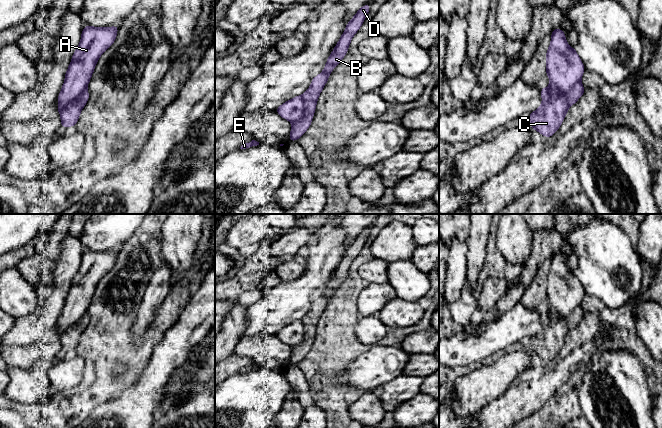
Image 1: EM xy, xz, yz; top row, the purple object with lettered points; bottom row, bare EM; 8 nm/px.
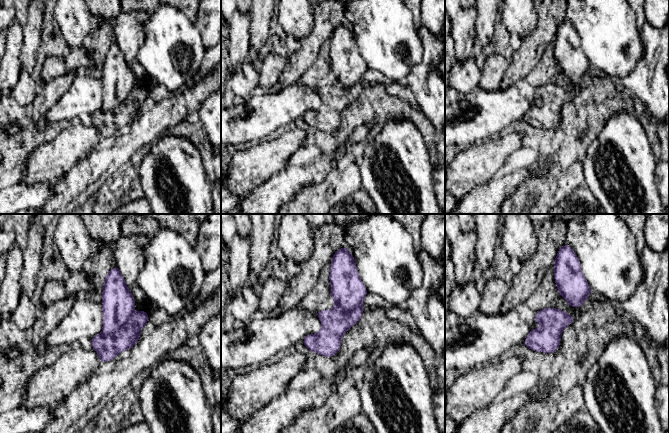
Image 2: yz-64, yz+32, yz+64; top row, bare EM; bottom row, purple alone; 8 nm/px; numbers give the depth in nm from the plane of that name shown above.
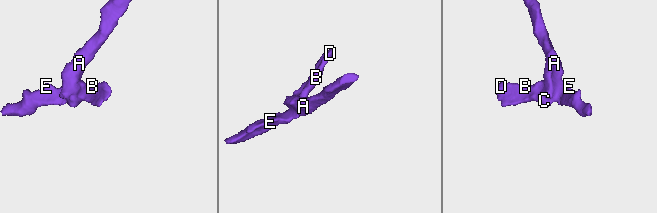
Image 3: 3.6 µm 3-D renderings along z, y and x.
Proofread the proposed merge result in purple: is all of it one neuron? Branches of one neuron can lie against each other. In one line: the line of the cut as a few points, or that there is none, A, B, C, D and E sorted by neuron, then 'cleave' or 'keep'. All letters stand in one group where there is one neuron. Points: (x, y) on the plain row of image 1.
cut in yz along (579, 305), (565, 317), (553, 317), (548, 312); A / B C D E; cleave

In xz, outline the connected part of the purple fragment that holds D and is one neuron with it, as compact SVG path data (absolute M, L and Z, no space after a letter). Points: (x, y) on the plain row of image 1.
M370 227L365 228L347 247L344 257L341 259L331 279L327 282L327 287L324 294L319 299L312 302L311 310L302 318L301 321L304 325L303 342L292 347L292 353L288 365L297 365L310 351L315 337L318 321L328 305L329 299L334 291L339 288L343 281L347 278L351 263L362 250L369 234Z

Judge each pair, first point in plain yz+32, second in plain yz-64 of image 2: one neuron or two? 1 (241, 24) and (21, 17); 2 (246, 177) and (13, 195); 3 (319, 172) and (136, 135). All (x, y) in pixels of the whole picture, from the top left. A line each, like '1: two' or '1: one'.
1: two
2: two
3: one

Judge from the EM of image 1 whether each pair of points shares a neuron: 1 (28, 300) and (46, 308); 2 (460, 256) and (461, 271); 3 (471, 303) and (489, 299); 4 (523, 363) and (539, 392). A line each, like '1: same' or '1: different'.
1: different
2: same
3: different
4: different

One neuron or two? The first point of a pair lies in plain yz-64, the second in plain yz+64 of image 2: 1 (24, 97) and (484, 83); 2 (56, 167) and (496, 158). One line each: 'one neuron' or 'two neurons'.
1: two neurons
2: one neuron

